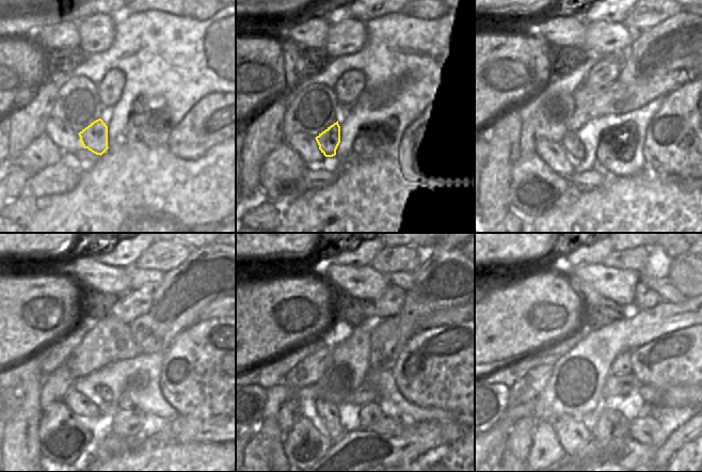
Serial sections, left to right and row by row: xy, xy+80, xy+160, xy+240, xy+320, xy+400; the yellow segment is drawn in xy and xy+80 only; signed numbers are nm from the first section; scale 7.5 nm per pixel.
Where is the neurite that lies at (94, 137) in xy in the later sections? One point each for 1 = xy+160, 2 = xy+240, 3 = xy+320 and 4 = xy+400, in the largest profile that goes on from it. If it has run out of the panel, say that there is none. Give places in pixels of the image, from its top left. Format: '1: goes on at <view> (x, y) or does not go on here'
1: goes on at xy+160 (570, 142)
2: goes on at xy+240 (106, 394)
3: goes on at xy+320 (366, 393)
4: goes on at xy+400 (616, 384)

